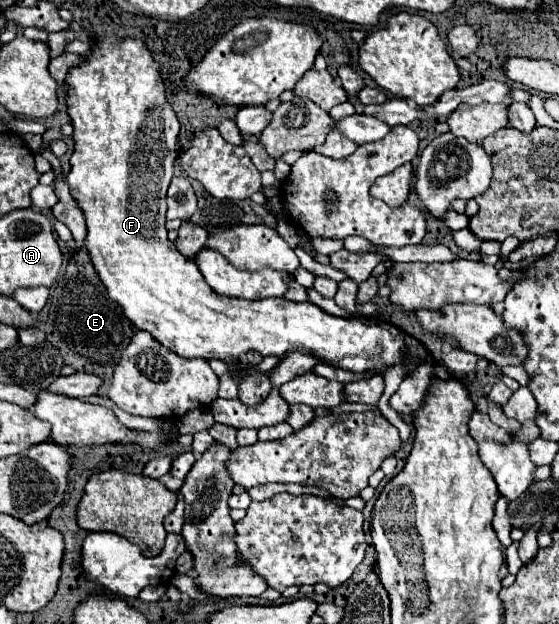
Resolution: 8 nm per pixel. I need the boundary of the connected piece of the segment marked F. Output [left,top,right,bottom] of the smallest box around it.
[65,34,405,372]

